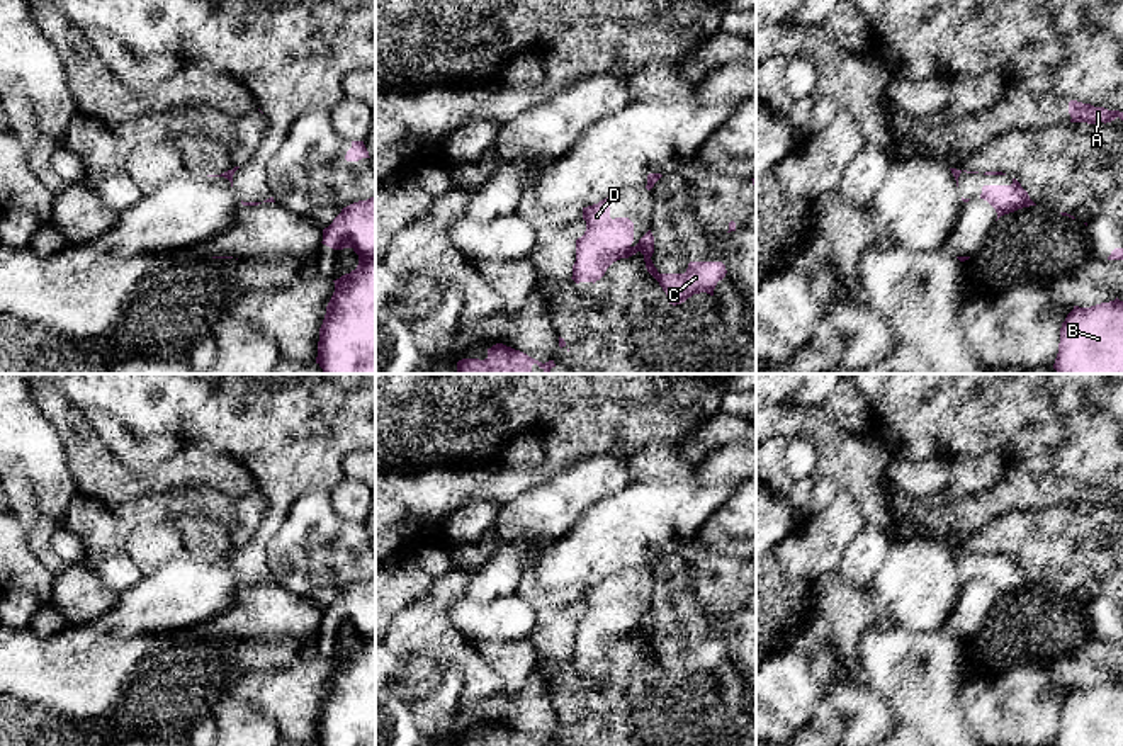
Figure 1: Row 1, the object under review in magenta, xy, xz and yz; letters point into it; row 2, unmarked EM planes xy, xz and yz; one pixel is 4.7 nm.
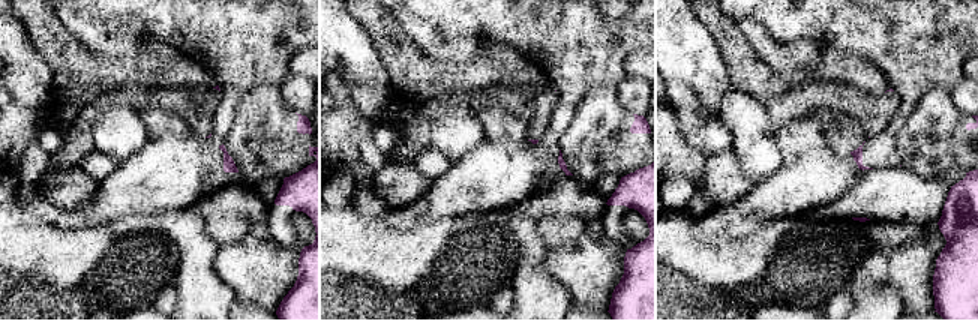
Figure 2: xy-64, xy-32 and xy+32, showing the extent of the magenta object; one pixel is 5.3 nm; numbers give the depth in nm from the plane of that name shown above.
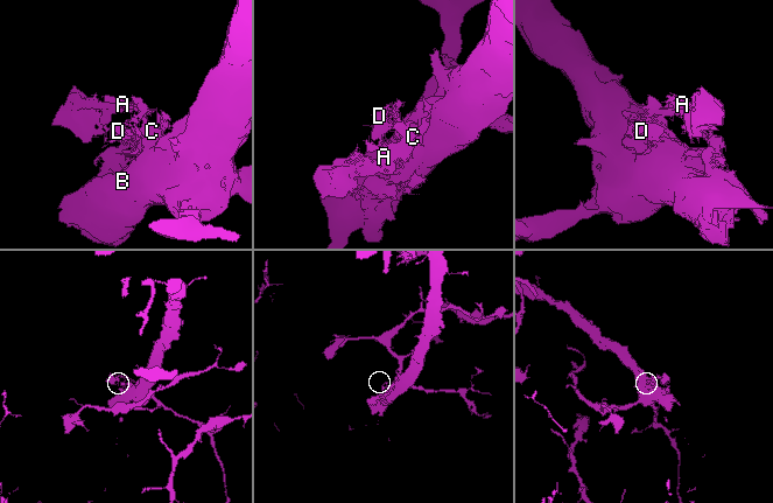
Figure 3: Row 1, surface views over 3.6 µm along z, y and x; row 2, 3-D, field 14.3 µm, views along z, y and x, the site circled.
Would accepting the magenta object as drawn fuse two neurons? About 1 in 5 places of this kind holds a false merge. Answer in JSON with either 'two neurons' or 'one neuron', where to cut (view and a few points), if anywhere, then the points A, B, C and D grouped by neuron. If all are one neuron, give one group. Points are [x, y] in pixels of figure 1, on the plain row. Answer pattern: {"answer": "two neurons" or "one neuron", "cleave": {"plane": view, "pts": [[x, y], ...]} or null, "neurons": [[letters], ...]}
{"answer": "one neuron", "cleave": null, "neurons": [["A", "B", "C", "D"]]}

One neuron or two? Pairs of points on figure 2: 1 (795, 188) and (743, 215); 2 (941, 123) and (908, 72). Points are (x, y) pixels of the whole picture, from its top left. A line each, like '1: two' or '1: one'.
1: one
2: two

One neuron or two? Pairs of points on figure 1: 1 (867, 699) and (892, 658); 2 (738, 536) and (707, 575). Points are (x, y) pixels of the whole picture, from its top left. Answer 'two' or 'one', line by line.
1: two
2: two

